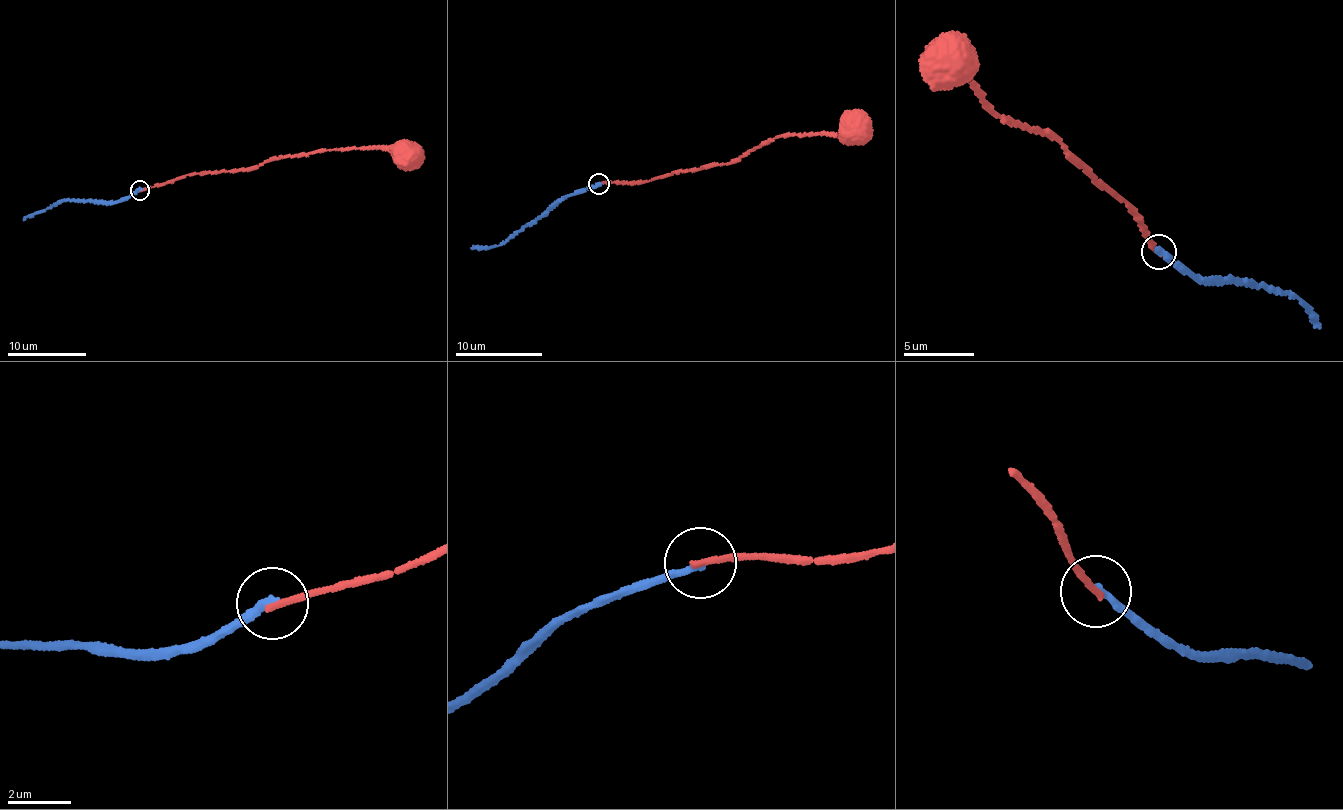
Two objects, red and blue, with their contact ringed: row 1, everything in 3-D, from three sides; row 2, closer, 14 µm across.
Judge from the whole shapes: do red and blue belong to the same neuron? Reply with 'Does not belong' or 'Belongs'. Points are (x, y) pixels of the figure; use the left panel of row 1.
Does not belong

